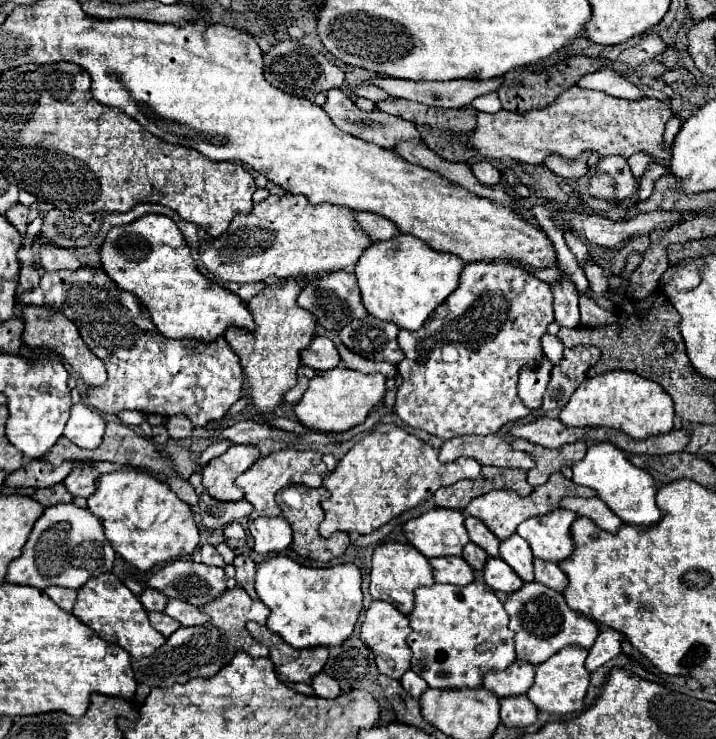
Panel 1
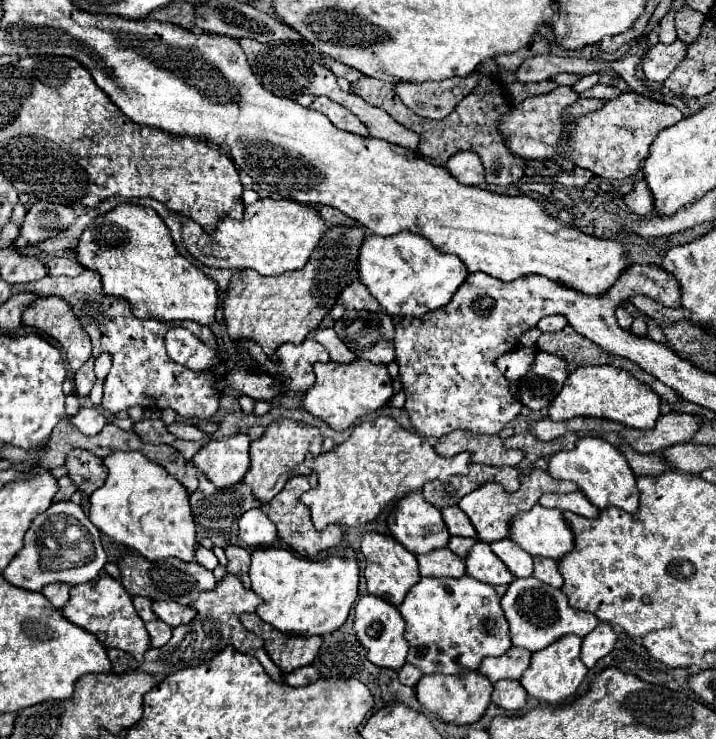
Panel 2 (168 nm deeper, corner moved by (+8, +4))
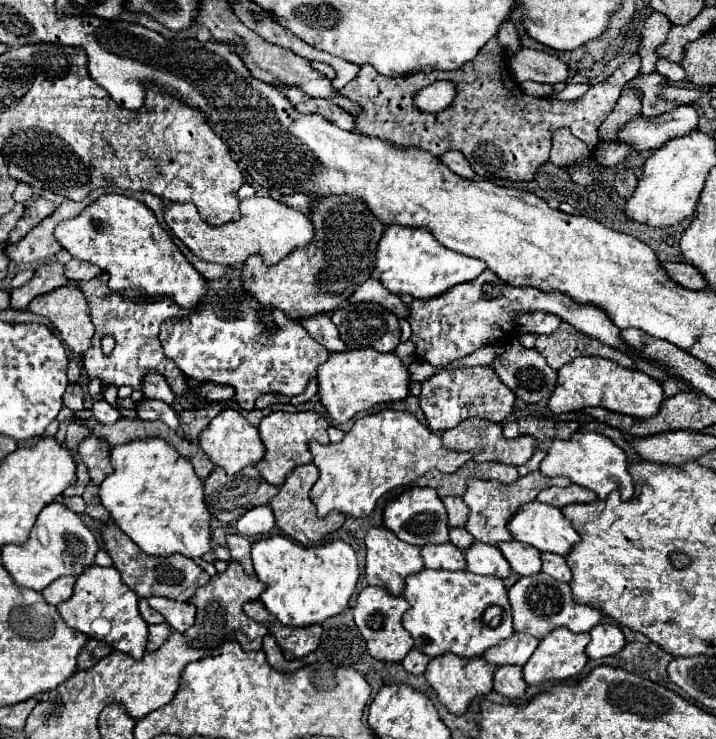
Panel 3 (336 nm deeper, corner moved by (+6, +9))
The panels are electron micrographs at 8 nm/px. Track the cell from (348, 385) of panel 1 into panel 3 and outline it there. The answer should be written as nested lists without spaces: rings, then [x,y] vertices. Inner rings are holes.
[[[372,349],[330,353],[330,357],[318,365],[316,379],[318,399],[334,423],[348,423],[356,413],[368,411],[378,403],[406,399],[410,383],[406,367],[394,353],[378,353]]]

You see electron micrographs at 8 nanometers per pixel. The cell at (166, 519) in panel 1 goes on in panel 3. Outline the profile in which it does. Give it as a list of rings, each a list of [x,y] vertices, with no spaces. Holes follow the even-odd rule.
[[[142,439],[132,441],[124,445],[116,445],[110,451],[110,461],[114,467],[114,473],[108,475],[98,491],[98,497],[102,505],[110,511],[112,521],[126,533],[130,539],[134,539],[140,549],[144,549],[148,555],[174,555],[182,553],[190,559],[202,557],[210,551],[210,511],[204,503],[204,491],[202,481],[194,473],[192,465],[174,453],[174,447],[170,447],[162,439]]]

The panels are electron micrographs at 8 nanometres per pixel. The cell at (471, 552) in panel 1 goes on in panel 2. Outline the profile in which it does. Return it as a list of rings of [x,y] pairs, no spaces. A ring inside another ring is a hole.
[[[454,536],[454,538],[450,538],[450,542],[448,542],[448,548],[454,552],[454,554],[458,554],[460,558],[466,558],[466,554],[468,554],[468,550],[474,546],[474,538],[458,538],[458,536]]]

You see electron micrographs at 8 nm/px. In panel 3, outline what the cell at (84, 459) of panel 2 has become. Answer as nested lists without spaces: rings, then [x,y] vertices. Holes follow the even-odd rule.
[[[86,437],[78,445],[78,455],[80,461],[88,467],[88,475],[94,485],[100,485],[106,475],[112,473],[112,463],[110,463],[110,447],[96,437]]]

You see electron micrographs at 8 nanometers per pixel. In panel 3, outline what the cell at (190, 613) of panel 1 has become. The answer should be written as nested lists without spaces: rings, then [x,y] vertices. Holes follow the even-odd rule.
[[[150,597],[148,603],[152,609],[162,613],[166,623],[178,633],[184,633],[194,623],[196,607],[190,603],[180,603],[180,601],[166,599],[166,597]]]

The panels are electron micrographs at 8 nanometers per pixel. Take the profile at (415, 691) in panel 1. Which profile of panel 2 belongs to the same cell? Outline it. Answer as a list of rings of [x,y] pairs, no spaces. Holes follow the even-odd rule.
[[[404,664],[402,666],[402,670],[398,672],[398,678],[400,678],[400,682],[402,684],[406,684],[406,686],[416,686],[416,682],[422,678],[422,672],[416,668],[416,666],[412,666],[412,664]]]

